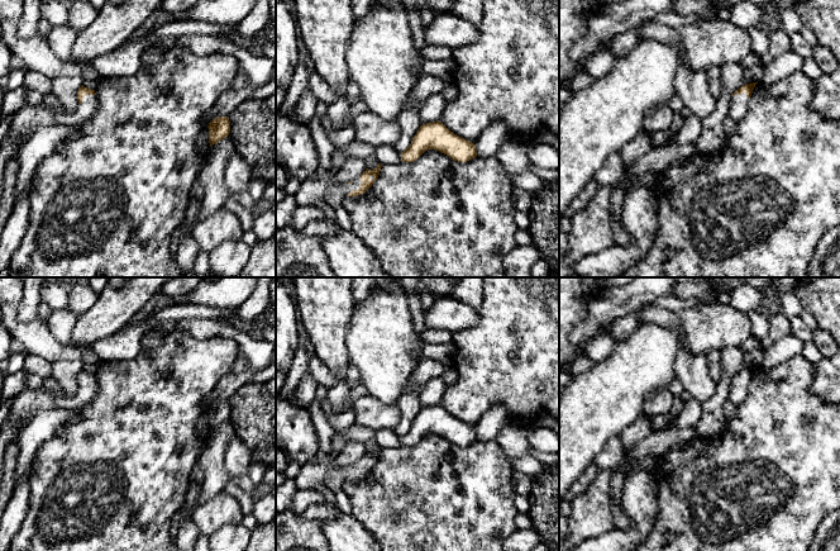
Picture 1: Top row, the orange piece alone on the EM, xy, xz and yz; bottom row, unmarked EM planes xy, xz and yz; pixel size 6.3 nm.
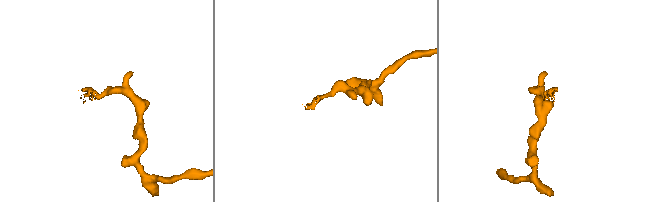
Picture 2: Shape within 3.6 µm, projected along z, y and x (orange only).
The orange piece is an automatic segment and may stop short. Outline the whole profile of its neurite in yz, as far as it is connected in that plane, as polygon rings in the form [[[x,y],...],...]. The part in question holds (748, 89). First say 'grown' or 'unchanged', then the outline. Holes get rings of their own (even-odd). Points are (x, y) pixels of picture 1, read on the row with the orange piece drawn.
grown; [[[758,82],[745,84],[731,94],[729,117],[736,123],[745,117],[748,111],[748,101],[757,84]]]

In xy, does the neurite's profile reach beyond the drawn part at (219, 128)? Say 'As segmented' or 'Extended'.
As segmented

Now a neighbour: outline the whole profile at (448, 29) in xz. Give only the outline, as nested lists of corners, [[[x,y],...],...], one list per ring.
[[[453,13],[435,14],[434,20],[424,28],[425,46],[458,48],[477,41],[478,29],[471,22]]]

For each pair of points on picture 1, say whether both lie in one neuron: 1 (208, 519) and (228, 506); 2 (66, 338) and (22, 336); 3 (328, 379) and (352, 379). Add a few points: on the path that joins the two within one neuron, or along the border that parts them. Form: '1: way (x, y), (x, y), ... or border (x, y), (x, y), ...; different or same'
1: way (213, 514), (223, 509); same
2: border (58, 342), (65, 346), (72, 346); different
3: way (334, 376), (345, 376); same

